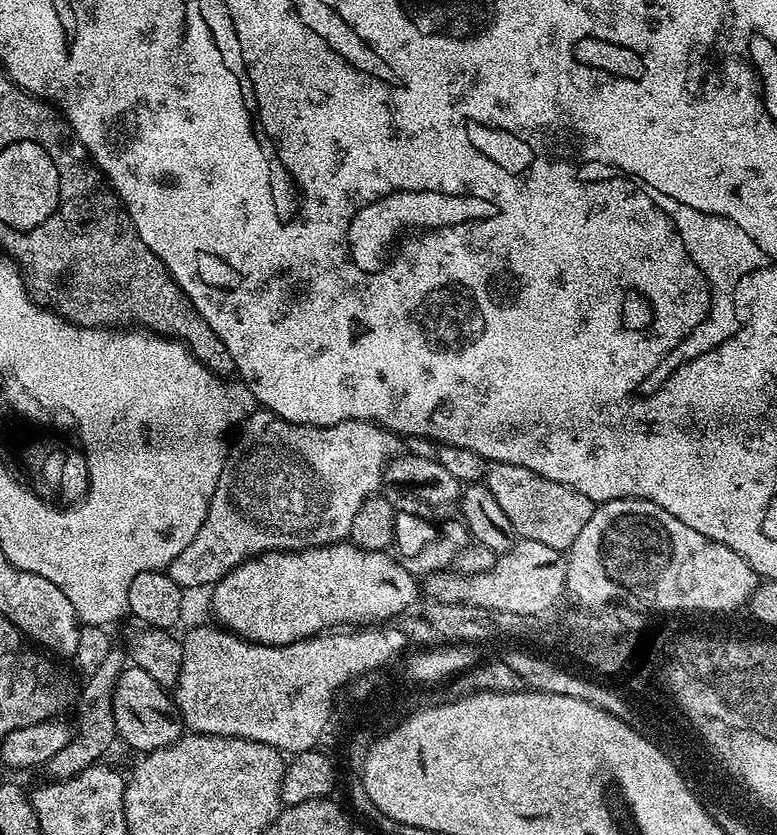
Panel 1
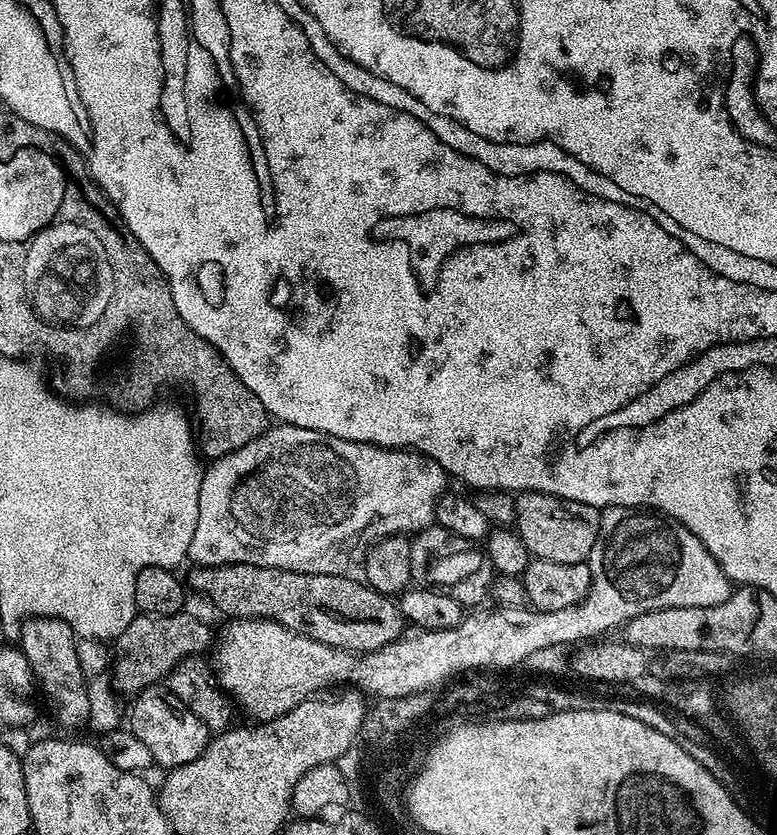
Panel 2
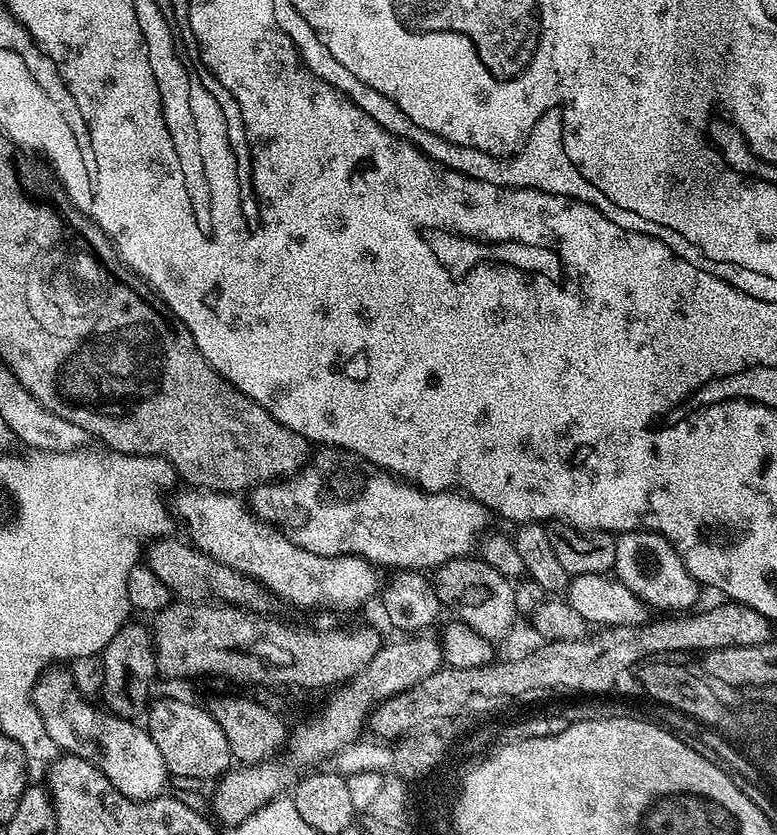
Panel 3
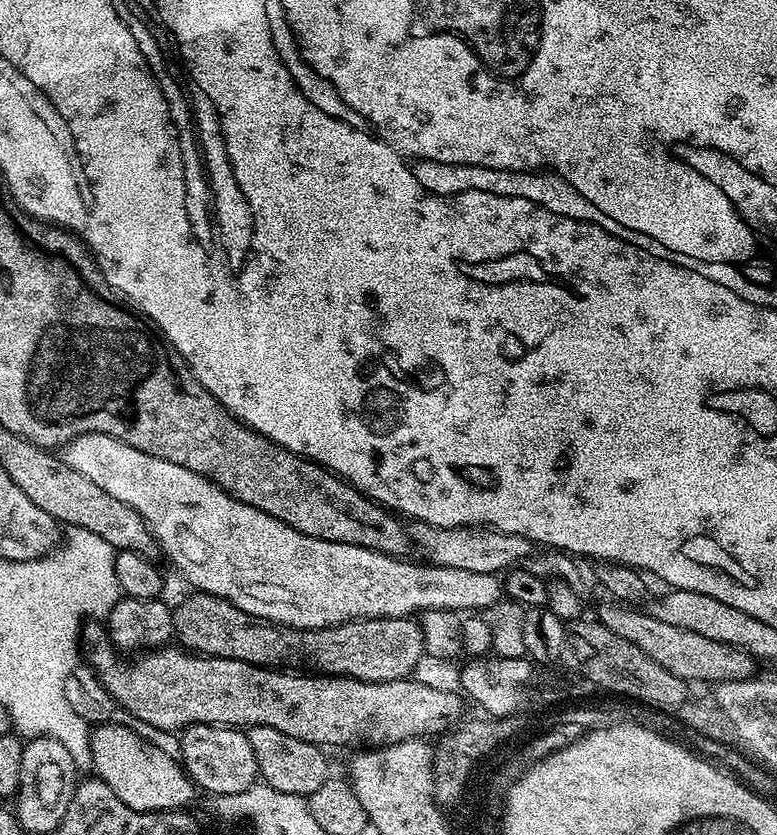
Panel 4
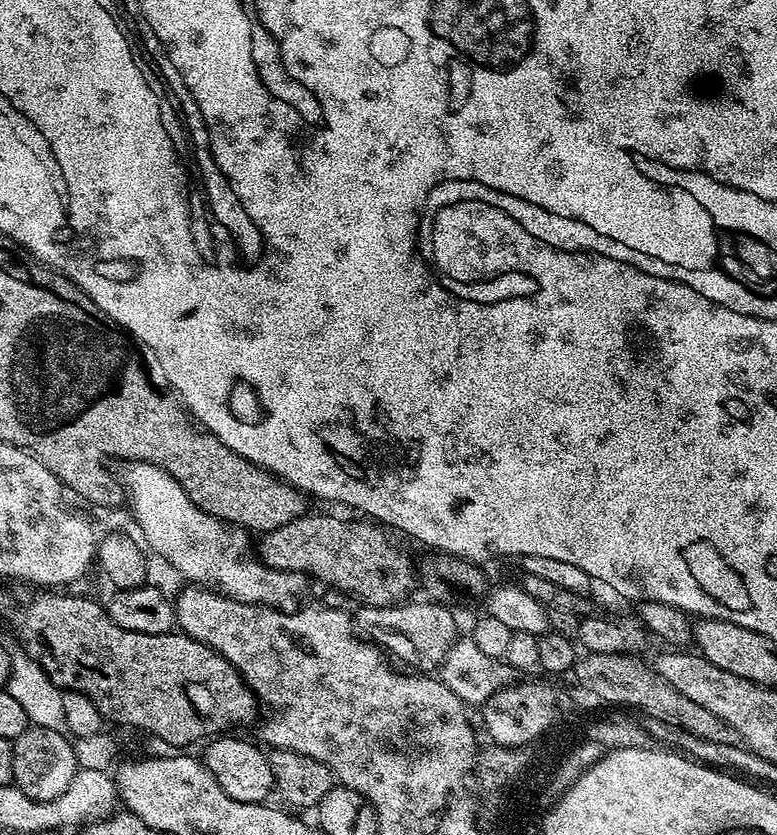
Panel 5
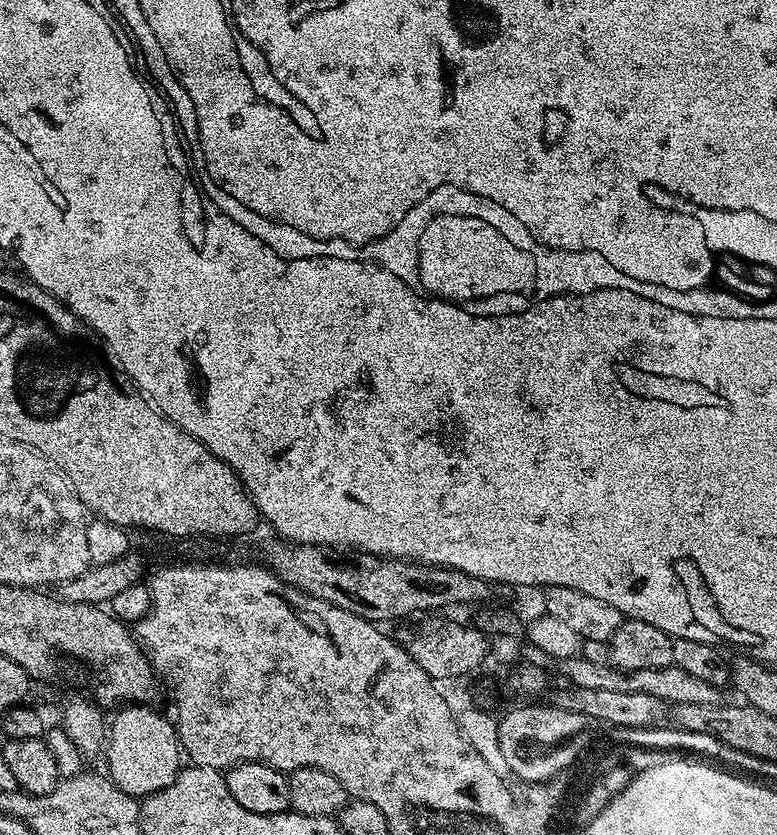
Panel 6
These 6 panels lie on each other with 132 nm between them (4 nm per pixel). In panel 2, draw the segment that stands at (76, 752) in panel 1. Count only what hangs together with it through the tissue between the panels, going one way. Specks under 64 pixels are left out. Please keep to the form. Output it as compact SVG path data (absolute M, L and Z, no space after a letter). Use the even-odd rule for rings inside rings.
M184 612L173 616L137 614L132 619L130 626L114 641L110 672L117 692L128 698L135 697L137 692L159 685L186 657L207 653L213 647L214 632L188 615Z

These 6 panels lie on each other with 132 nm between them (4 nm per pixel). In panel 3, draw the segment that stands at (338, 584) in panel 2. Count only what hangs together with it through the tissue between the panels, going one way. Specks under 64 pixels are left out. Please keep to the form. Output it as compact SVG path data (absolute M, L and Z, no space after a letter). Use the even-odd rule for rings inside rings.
M157 538L151 541L146 548L146 563L150 570L154 570L154 574L158 574L161 582L166 582L173 597L193 604L215 602L232 604L235 608L248 608L252 612L268 614L273 611L273 597L258 581L210 558L205 552L201 552L199 548L183 539L182 541L172 539Z

